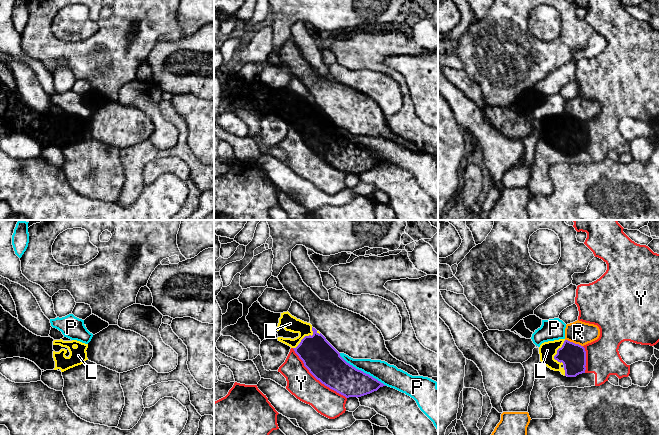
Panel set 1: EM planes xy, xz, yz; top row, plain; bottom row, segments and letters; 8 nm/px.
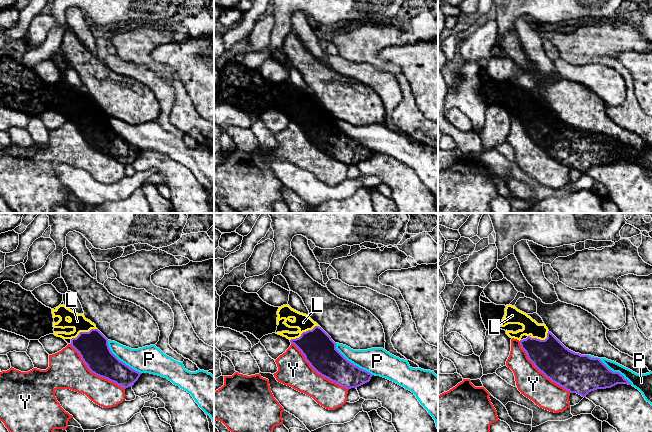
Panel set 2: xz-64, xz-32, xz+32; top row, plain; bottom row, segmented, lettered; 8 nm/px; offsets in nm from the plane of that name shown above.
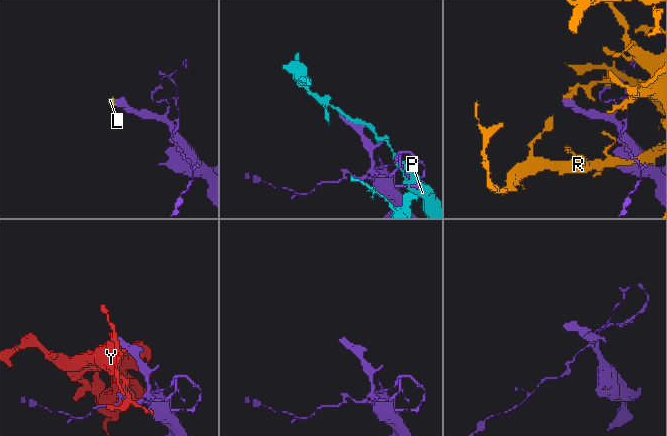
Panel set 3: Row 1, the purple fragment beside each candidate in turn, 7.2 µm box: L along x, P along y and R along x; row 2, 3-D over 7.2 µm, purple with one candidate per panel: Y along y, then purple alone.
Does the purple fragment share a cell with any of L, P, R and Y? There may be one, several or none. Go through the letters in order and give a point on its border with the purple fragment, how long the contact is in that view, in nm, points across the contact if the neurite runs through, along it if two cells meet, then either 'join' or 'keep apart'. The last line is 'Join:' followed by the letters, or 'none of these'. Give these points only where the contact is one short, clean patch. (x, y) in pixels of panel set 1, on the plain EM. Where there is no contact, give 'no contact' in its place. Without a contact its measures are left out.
L: yz (556, 130) | 200 nm | across yz (573, 132), (569, 130), (556, 130), (547, 126) | join
P: xz (362, 147) | 460 nm | keep apart
R: yz (574, 119) | 160 nm | keep apart
Y: xz (316, 154) | 600 nm | keep apart
Join: L

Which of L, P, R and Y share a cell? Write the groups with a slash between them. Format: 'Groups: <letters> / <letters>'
Groups: L / P / R / Y

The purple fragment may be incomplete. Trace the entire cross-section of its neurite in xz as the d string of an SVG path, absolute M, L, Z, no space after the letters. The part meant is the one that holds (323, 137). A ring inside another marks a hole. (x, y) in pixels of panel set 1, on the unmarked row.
M256 77L249 84L246 96L253 110L257 111L261 118L266 115L277 114L278 117L290 122L317 156L346 174L358 174L386 162L369 150L347 139L340 132L340 129L310 99L297 95L288 87L274 89L266 86Z

